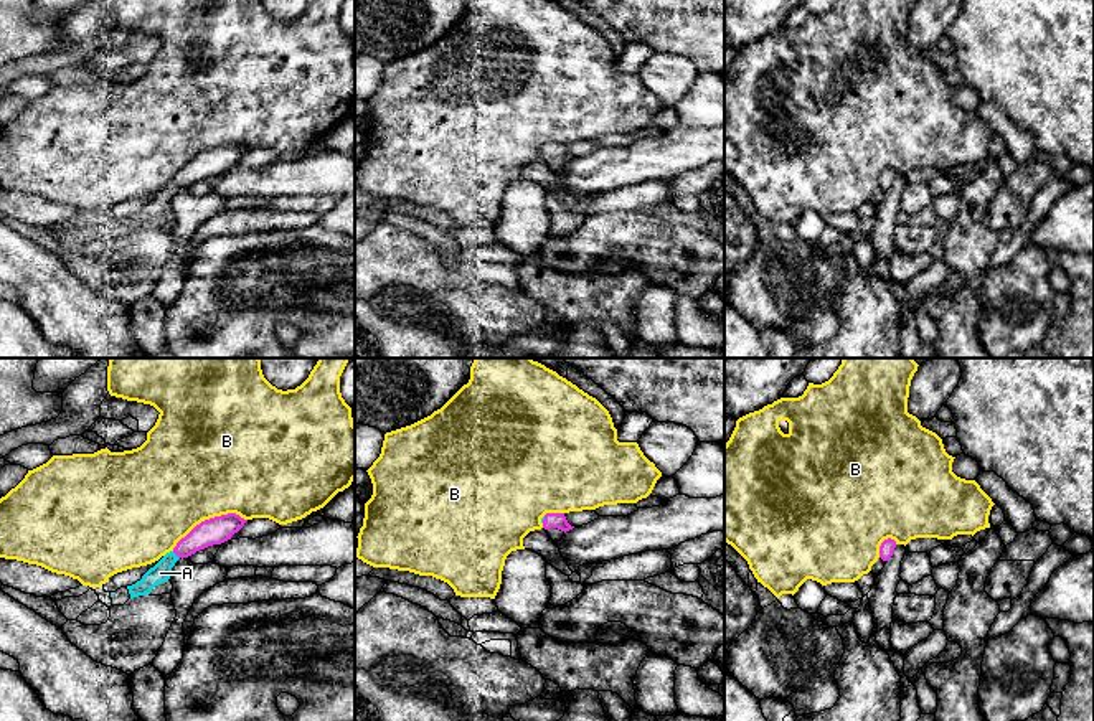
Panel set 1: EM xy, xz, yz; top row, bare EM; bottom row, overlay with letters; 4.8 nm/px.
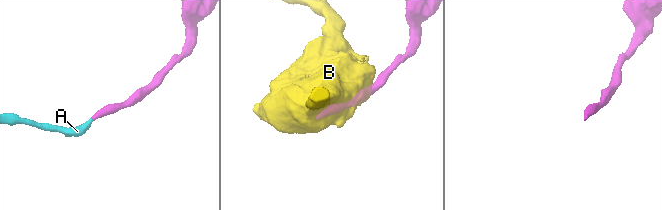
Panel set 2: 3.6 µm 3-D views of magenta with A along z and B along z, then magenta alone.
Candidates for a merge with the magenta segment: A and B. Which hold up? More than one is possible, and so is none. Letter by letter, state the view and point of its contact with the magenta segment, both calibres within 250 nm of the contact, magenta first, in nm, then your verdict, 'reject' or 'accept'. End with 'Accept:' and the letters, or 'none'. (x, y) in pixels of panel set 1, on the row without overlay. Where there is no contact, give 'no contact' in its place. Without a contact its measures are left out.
A: xy (175, 183) | 130/90 nm | accept
B: xy (210, 149) | 130/500 nm | reject
Accept: A

